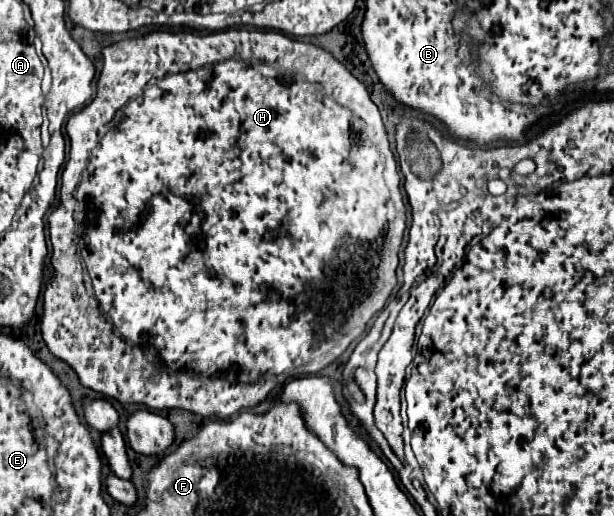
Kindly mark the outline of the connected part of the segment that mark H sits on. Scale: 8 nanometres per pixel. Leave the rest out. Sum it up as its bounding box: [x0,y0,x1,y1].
[41,28,405,417]

